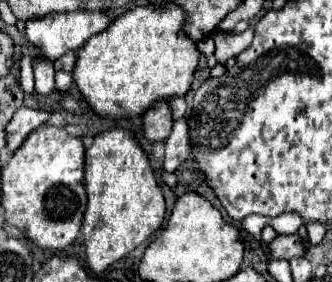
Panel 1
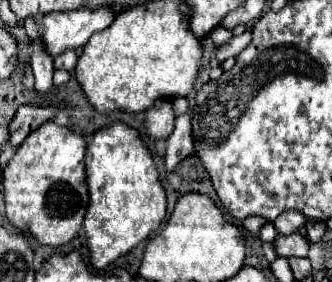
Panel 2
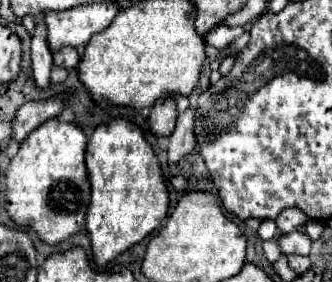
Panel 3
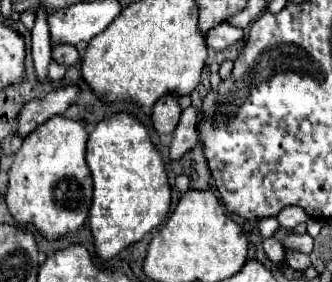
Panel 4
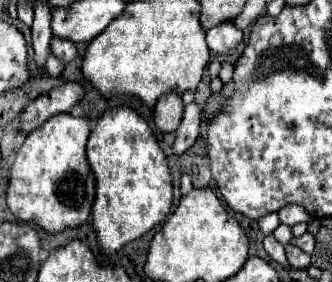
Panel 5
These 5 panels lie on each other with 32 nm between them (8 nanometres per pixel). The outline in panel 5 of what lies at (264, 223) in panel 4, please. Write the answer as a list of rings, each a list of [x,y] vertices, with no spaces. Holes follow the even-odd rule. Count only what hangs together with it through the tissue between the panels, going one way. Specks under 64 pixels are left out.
[[[270,212],[268,216],[262,216],[262,218],[258,220],[258,226],[260,226],[260,230],[262,230],[264,234],[270,234],[270,232],[274,232],[274,230],[278,228],[278,224],[280,224],[278,212]]]

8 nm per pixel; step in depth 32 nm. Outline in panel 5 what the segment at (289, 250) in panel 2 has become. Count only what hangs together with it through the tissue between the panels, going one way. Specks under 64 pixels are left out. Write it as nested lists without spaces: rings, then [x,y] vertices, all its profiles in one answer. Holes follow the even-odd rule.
[[[306,232],[306,234],[302,234],[300,238],[296,238],[296,244],[298,244],[304,252],[312,254],[312,252],[314,252],[314,248],[316,248],[316,238],[314,238],[314,234],[312,234],[312,232]]]

